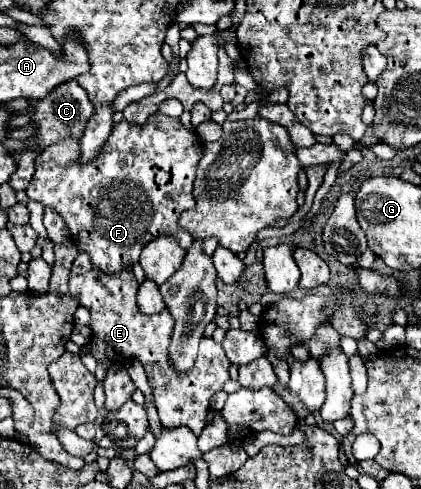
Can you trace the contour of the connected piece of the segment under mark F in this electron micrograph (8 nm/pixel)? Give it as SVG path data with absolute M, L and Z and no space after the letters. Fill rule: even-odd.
M154 112L142 126L122 120L114 124L104 150L100 150L98 158L90 164L74 162L80 150L78 142L58 142L56 146L48 146L48 150L36 158L36 172L26 188L26 194L30 200L54 208L66 222L76 248L86 252L92 260L92 266L102 274L114 276L132 268L138 262L140 250L158 236L174 236L184 250L190 248L192 236L180 230L176 222L180 212L196 204L192 196L192 178L196 162L202 154L202 140L198 138L200 136L192 130L186 130L178 118L166 116L162 112Z

